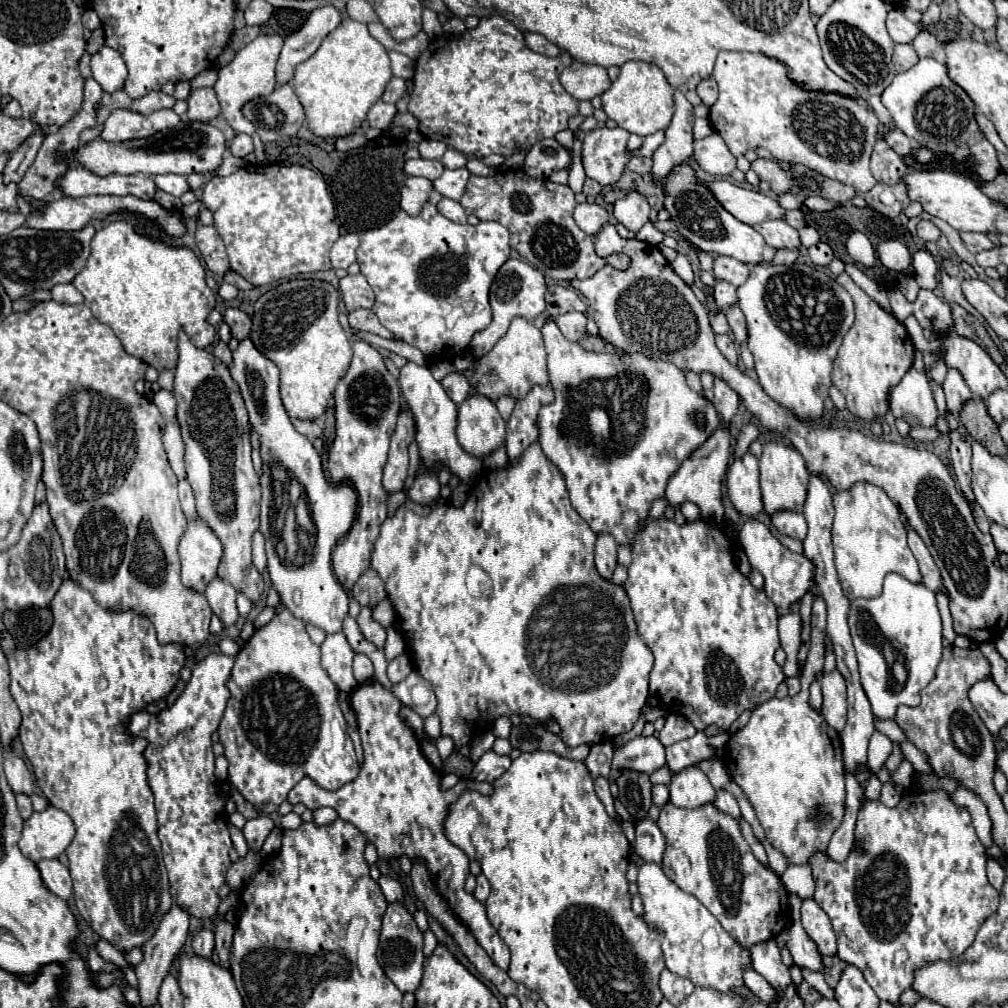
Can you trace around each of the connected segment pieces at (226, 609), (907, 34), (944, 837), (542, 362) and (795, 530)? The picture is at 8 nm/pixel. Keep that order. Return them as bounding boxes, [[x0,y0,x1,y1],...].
[[204,578,238,628],[886,8,920,44],[810,792,998,1002],[464,318,548,400],[770,510,806,540]]

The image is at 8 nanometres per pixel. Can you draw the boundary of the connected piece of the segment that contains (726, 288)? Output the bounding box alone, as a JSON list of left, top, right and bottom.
[714,280,736,308]

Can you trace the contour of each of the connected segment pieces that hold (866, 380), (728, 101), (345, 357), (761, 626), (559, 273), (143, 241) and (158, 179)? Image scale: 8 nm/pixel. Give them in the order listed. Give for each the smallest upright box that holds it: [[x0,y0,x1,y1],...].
[[832,272,914,420],[708,52,878,194],[250,280,352,420],[624,518,786,730],[460,168,630,280],[72,220,216,370],[154,174,190,196]]

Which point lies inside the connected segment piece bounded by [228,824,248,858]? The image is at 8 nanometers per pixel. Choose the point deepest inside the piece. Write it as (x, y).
(237, 837)

